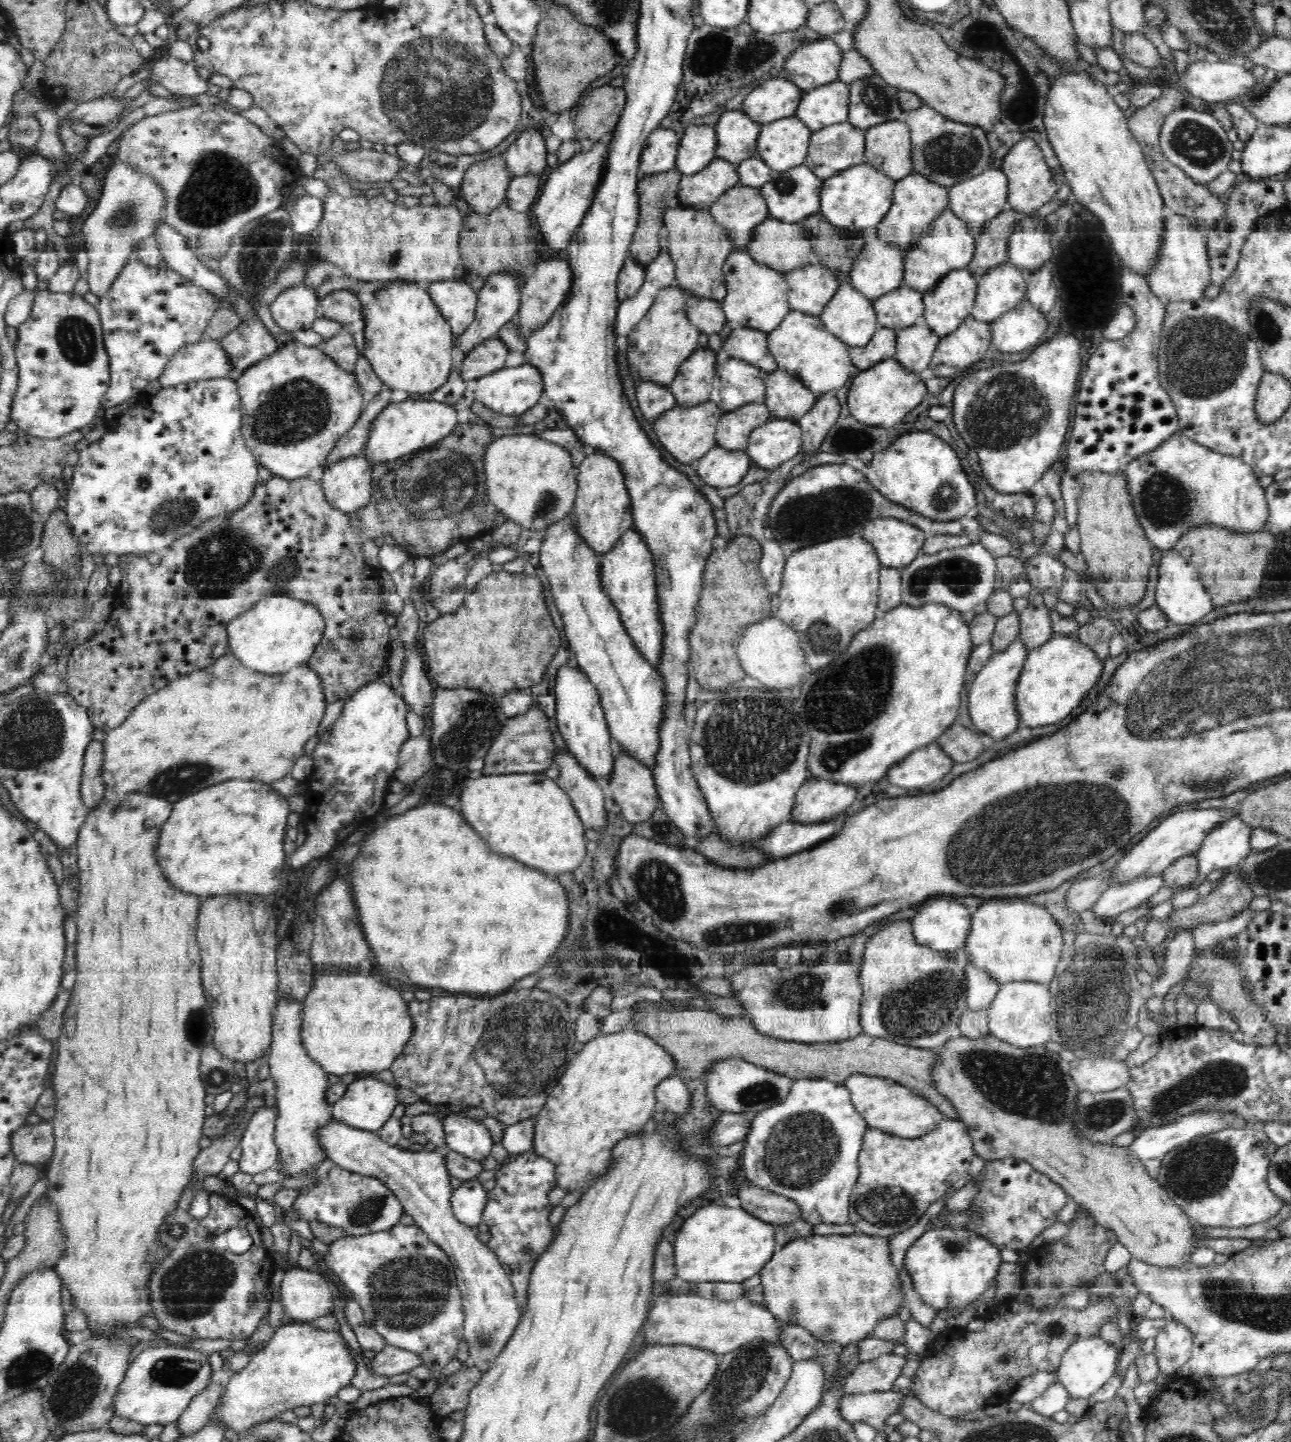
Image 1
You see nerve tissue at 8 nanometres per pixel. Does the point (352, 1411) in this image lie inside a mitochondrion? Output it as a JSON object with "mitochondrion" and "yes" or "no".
{"mitochondrion":"no"}

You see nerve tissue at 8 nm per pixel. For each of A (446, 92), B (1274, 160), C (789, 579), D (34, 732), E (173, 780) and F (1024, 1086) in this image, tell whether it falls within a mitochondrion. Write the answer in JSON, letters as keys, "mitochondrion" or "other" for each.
{"A":"mitochondrion","B":"other","C":"other","D":"mitochondrion","E":"mitochondrion","F":"mitochondrion"}

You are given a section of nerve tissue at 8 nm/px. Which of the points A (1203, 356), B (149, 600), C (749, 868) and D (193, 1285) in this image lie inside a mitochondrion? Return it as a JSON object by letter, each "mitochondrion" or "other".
{"A":"mitochondrion","B":"other","C":"other","D":"mitochondrion"}

